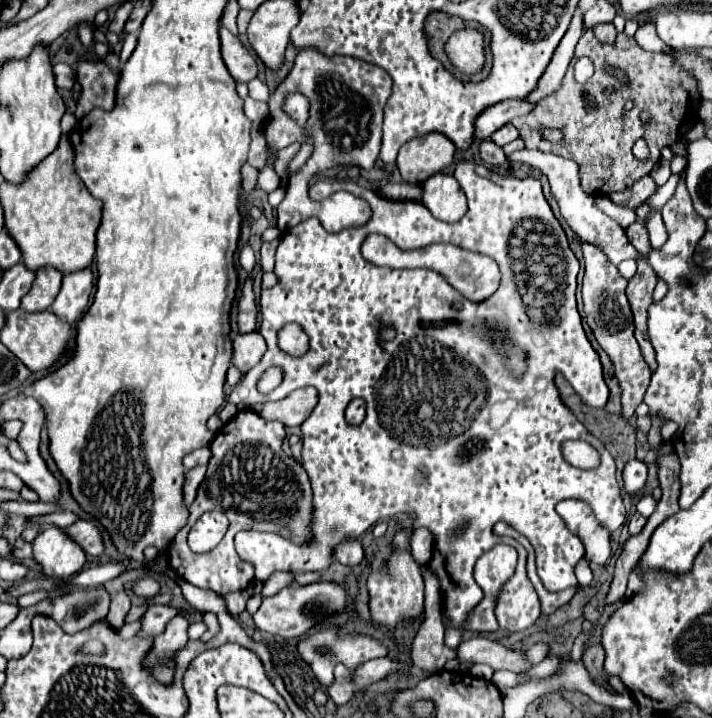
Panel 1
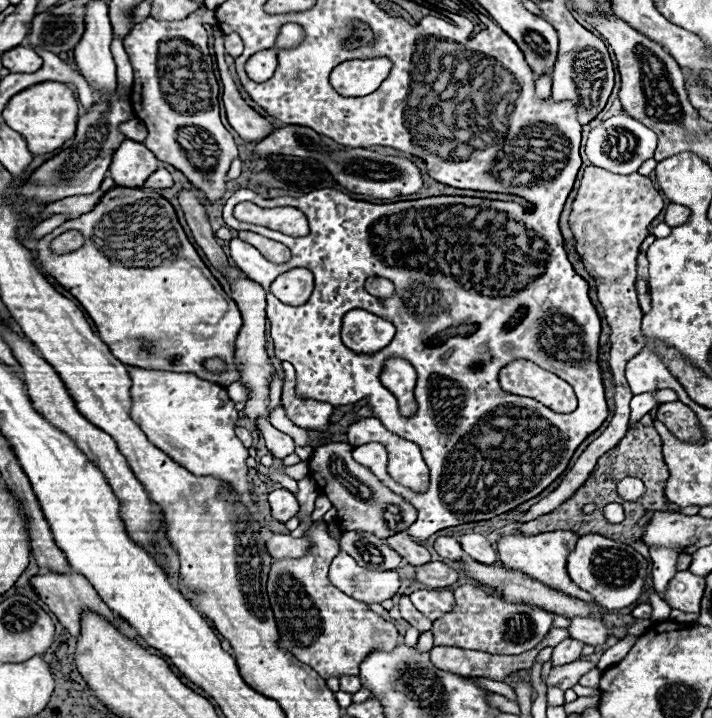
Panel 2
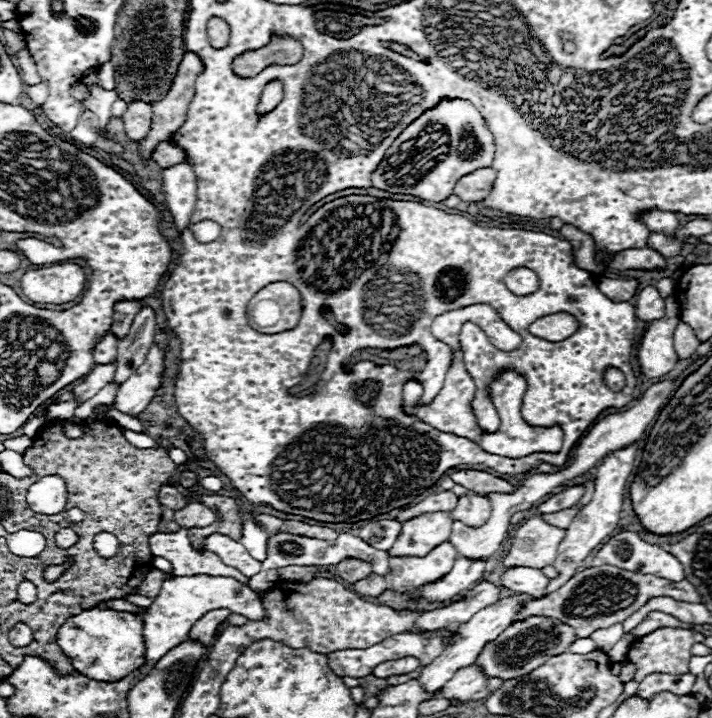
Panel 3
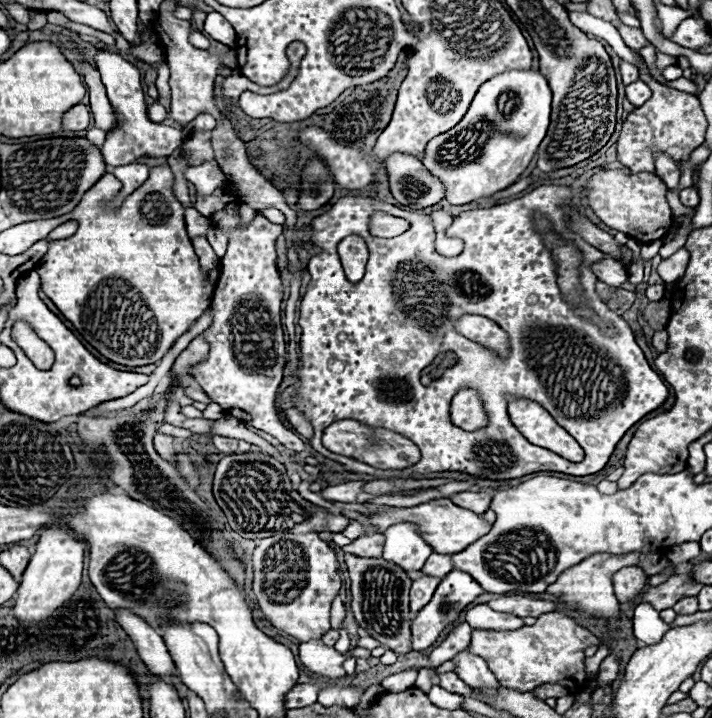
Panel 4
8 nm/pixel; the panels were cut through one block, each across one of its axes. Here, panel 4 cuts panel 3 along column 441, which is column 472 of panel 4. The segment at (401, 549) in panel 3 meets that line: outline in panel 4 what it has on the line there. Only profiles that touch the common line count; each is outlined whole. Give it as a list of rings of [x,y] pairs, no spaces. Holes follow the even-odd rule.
[[[448,498],[430,500],[424,504],[412,506],[412,508],[390,508],[390,510],[378,512],[374,516],[368,516],[368,520],[378,530],[382,530],[390,524],[400,524],[402,520],[410,520],[410,522],[418,524],[418,528],[422,528],[422,532],[426,532],[426,540],[430,540],[430,546],[434,548],[434,552],[442,552],[442,554],[462,552],[470,544],[474,544],[476,540],[480,540],[482,536],[486,536],[492,530],[492,524],[488,524],[480,514],[474,514],[470,510],[462,510],[462,508],[454,506]]]

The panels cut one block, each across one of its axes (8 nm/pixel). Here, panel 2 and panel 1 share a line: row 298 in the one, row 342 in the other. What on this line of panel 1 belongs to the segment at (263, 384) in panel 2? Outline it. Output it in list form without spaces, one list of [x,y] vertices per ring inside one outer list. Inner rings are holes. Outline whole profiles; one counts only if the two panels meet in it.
[[[250,332],[250,334],[238,334],[234,338],[234,366],[246,374],[252,366],[256,366],[262,360],[262,354],[266,352],[266,342],[262,334]]]

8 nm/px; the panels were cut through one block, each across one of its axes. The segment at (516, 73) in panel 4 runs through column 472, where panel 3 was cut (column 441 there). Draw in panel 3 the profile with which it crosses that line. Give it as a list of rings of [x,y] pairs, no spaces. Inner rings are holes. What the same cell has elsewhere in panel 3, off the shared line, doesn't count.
[[[444,98],[402,130],[398,140],[394,140],[394,144],[388,148],[384,160],[378,164],[378,170],[374,170],[372,186],[392,194],[410,194],[422,200],[442,202],[452,194],[458,178],[490,166],[494,152],[496,146],[484,116],[466,100]],[[408,140],[412,140],[412,144],[408,144],[412,146],[410,150],[404,148],[404,142]],[[396,152],[400,152],[404,158],[390,158]]]

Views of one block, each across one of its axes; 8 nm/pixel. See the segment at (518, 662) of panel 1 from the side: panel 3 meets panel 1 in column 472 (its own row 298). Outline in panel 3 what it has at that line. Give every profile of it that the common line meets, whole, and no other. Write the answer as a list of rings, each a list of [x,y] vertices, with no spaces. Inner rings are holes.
[[[646,286],[636,296],[636,314],[644,322],[652,322],[664,316],[664,298],[654,286]]]

